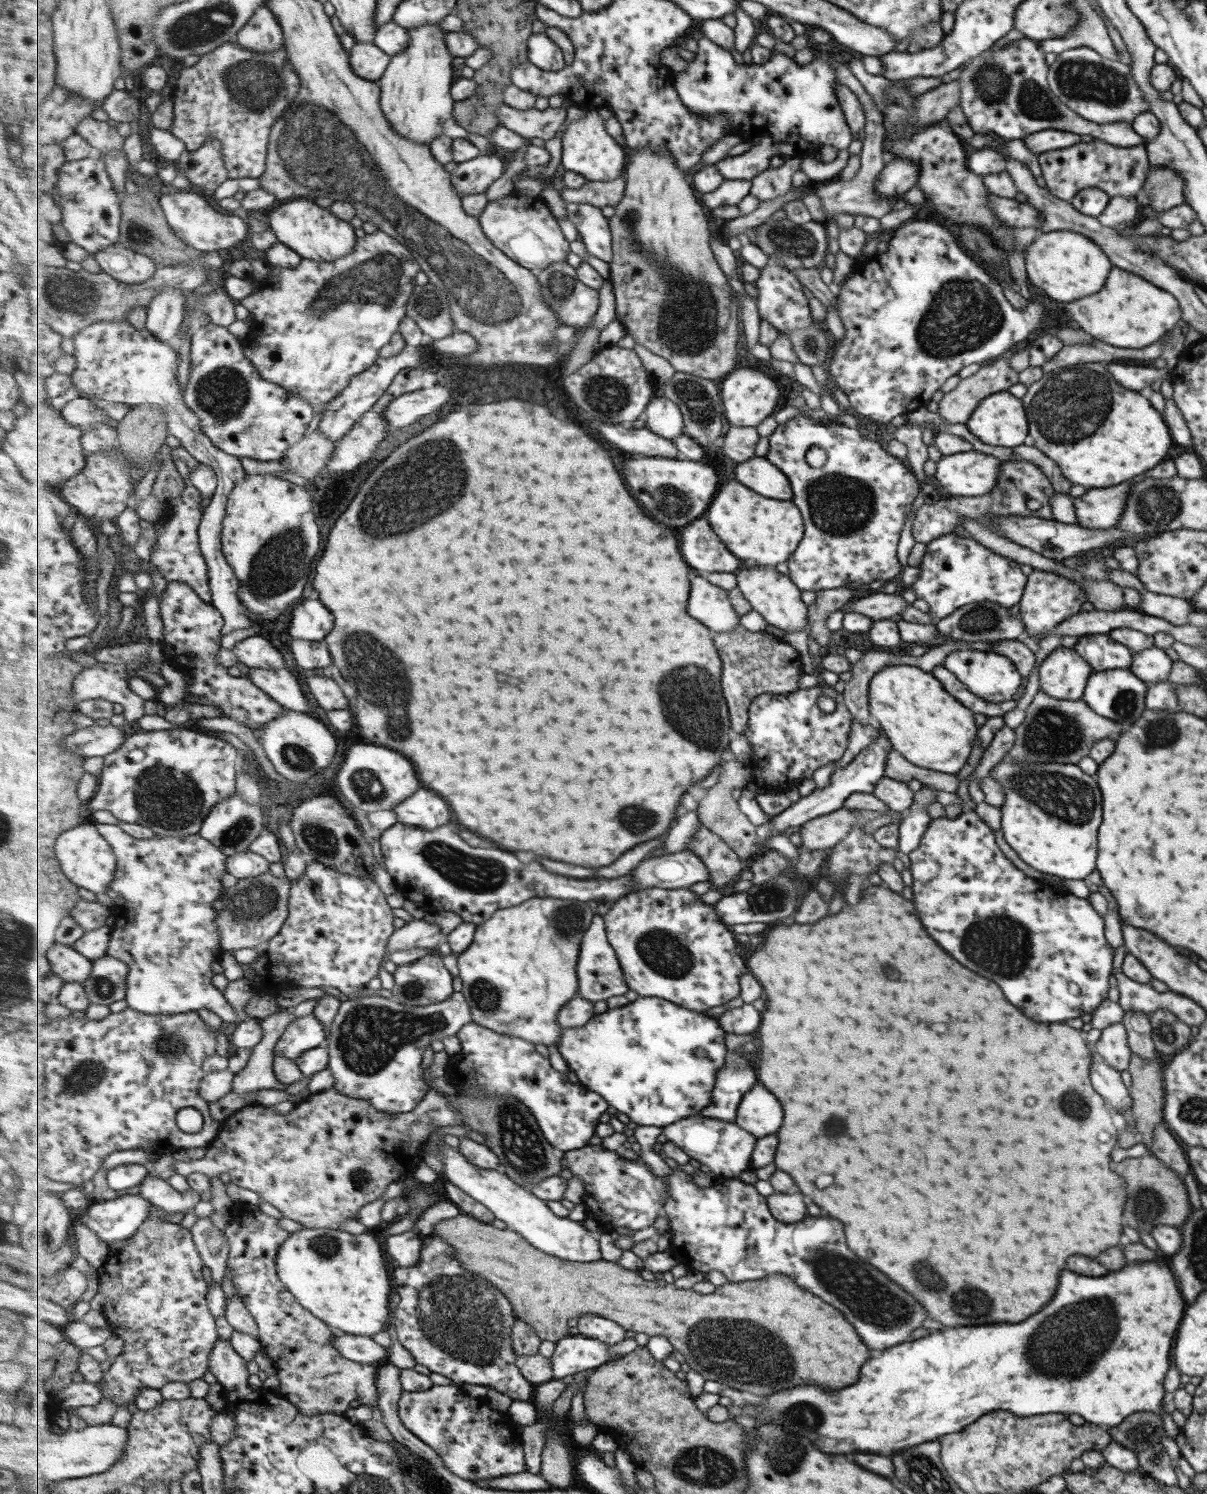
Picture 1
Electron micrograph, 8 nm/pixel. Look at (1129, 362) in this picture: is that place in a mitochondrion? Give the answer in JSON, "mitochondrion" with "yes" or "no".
{"mitochondrion":"no"}

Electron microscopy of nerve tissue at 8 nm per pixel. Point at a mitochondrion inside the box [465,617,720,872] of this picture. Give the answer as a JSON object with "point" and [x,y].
{"point":[635,819]}

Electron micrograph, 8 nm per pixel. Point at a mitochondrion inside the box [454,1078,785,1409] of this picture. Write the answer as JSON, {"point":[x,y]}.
{"point":[524,1149]}

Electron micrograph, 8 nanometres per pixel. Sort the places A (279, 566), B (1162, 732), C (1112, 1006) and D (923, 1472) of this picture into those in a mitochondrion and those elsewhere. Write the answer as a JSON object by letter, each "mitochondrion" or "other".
{"A":"mitochondrion","B":"mitochondrion","C":"other","D":"mitochondrion"}

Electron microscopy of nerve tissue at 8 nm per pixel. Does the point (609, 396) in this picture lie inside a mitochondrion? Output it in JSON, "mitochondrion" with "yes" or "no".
{"mitochondrion":"yes"}

